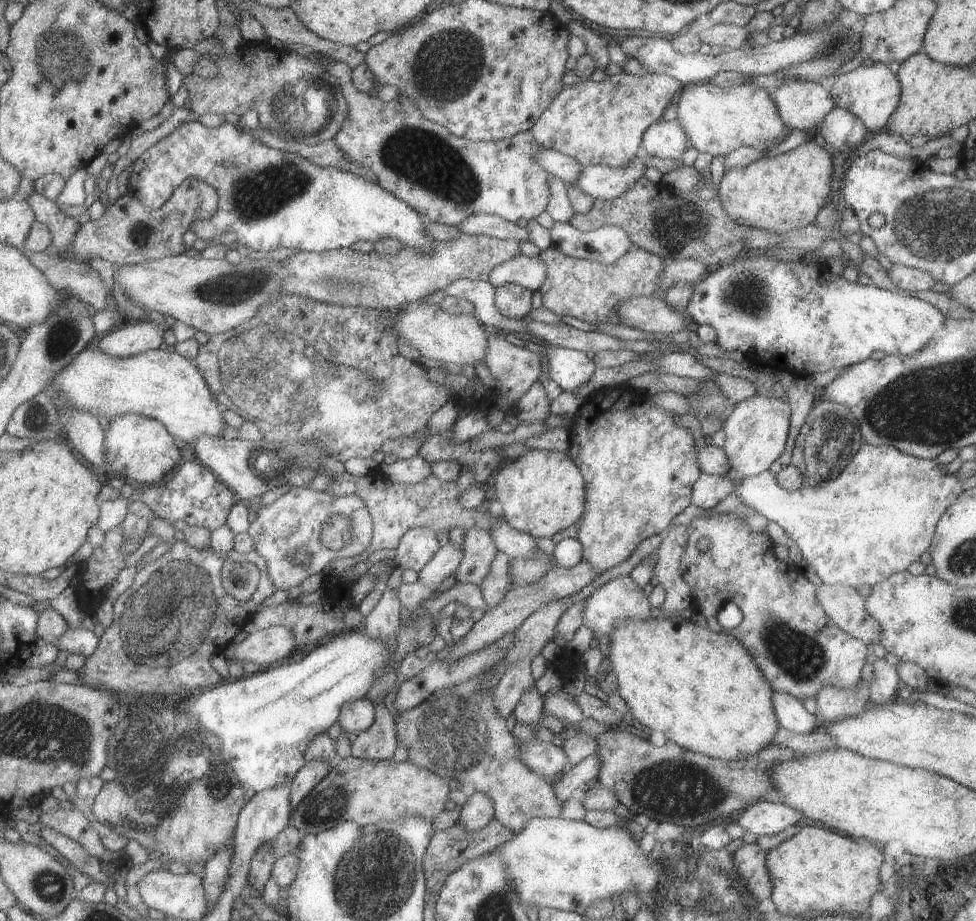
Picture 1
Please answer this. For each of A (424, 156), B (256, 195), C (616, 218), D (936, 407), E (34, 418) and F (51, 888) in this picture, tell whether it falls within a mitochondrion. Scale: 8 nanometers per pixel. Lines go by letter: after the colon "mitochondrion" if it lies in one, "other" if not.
A: mitochondrion
B: mitochondrion
C: other
D: mitochondrion
E: mitochondrion
F: mitochondrion

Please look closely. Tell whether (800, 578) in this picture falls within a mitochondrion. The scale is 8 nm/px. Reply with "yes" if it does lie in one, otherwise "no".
no

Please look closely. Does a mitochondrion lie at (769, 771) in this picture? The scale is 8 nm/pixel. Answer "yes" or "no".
no

